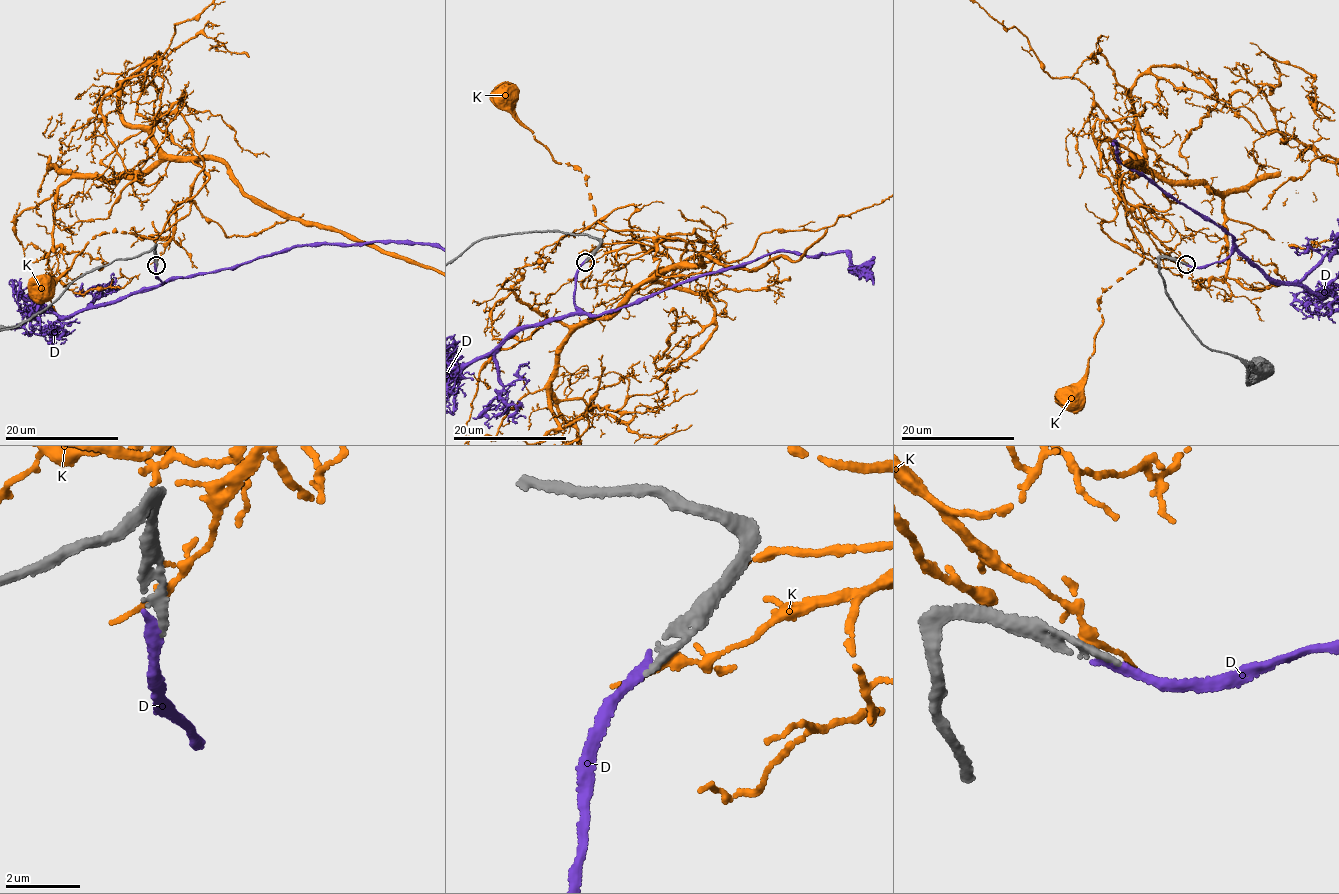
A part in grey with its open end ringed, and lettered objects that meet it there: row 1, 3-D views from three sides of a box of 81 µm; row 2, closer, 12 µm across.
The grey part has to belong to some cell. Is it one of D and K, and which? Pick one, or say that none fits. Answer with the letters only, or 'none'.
D

